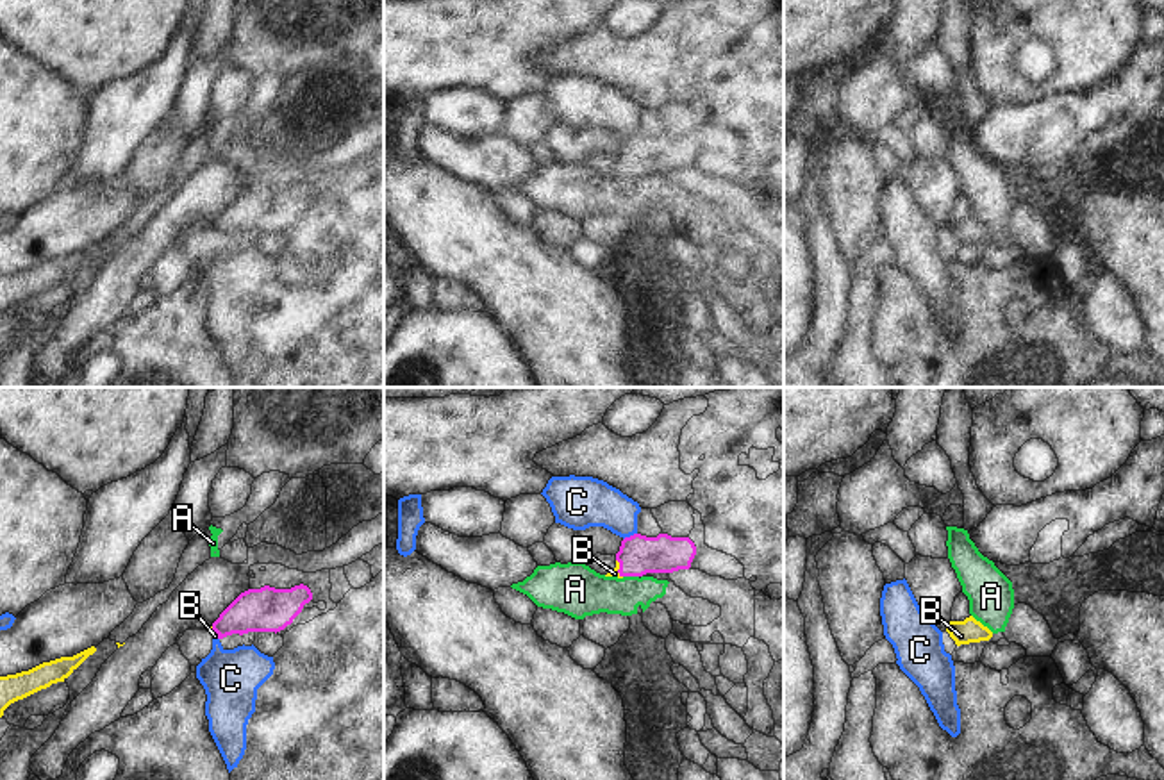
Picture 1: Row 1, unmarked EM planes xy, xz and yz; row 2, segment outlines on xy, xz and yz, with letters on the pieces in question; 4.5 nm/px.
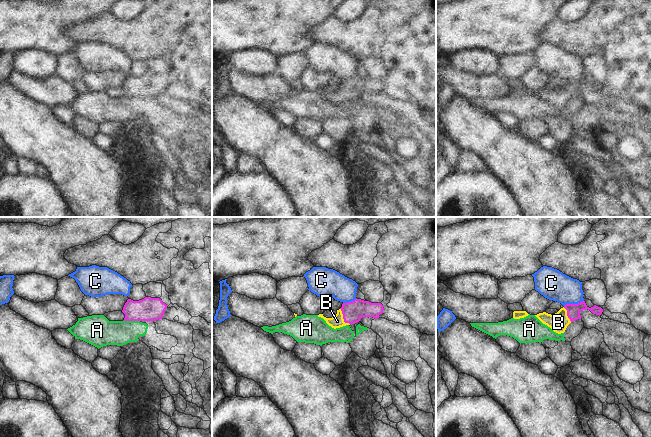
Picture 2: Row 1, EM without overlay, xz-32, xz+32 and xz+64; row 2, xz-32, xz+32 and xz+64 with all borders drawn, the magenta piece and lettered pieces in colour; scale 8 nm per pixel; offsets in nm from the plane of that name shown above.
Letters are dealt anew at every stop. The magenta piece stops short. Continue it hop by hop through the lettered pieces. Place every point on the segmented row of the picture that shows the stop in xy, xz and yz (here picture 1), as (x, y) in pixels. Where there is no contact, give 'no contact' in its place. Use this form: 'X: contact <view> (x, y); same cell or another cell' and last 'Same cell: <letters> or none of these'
A: contact xz (631, 575); another cell
B: contact xz (620, 568); same cell
C: contact xz (631, 536); another cell
Same cell: B

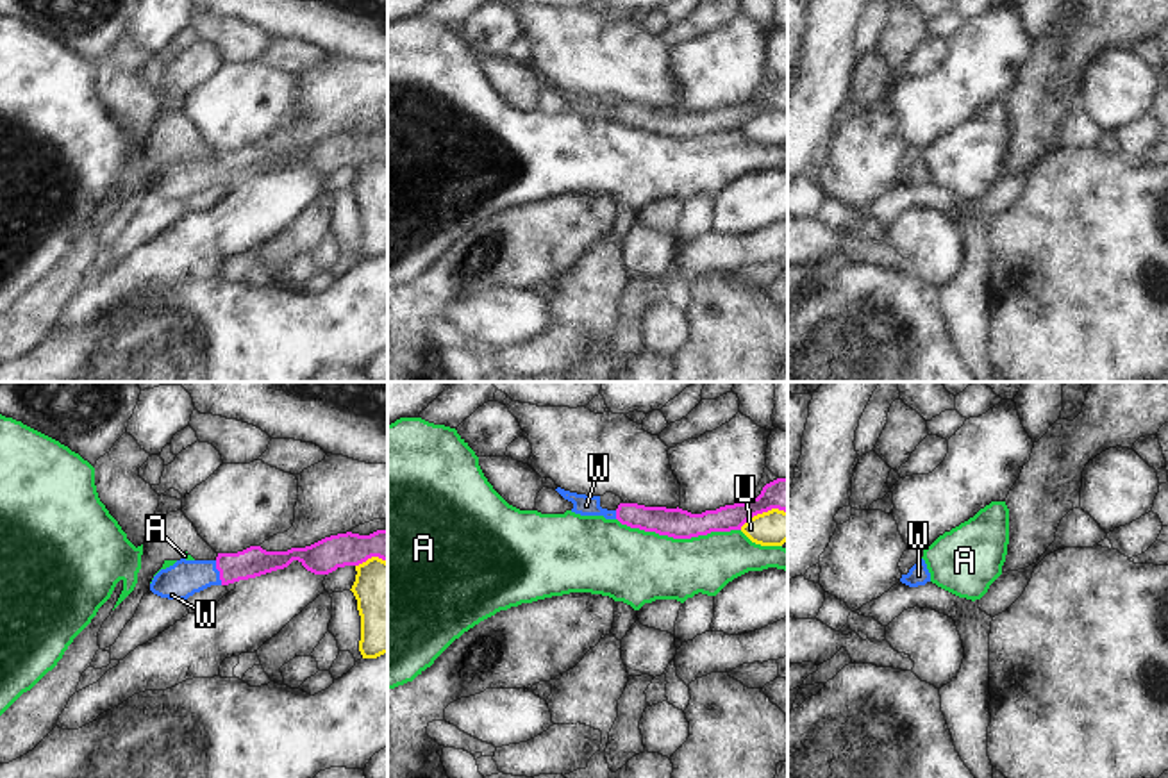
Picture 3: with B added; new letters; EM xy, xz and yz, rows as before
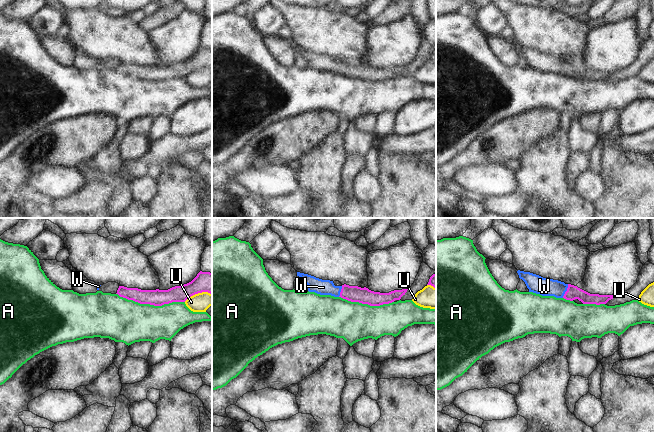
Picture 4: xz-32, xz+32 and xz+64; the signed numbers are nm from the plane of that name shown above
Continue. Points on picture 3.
A: contact xz (679, 537); another cell
U: contact xz (763, 511); another cell
W: contact xy (220, 573); same cell
Same cell: W

